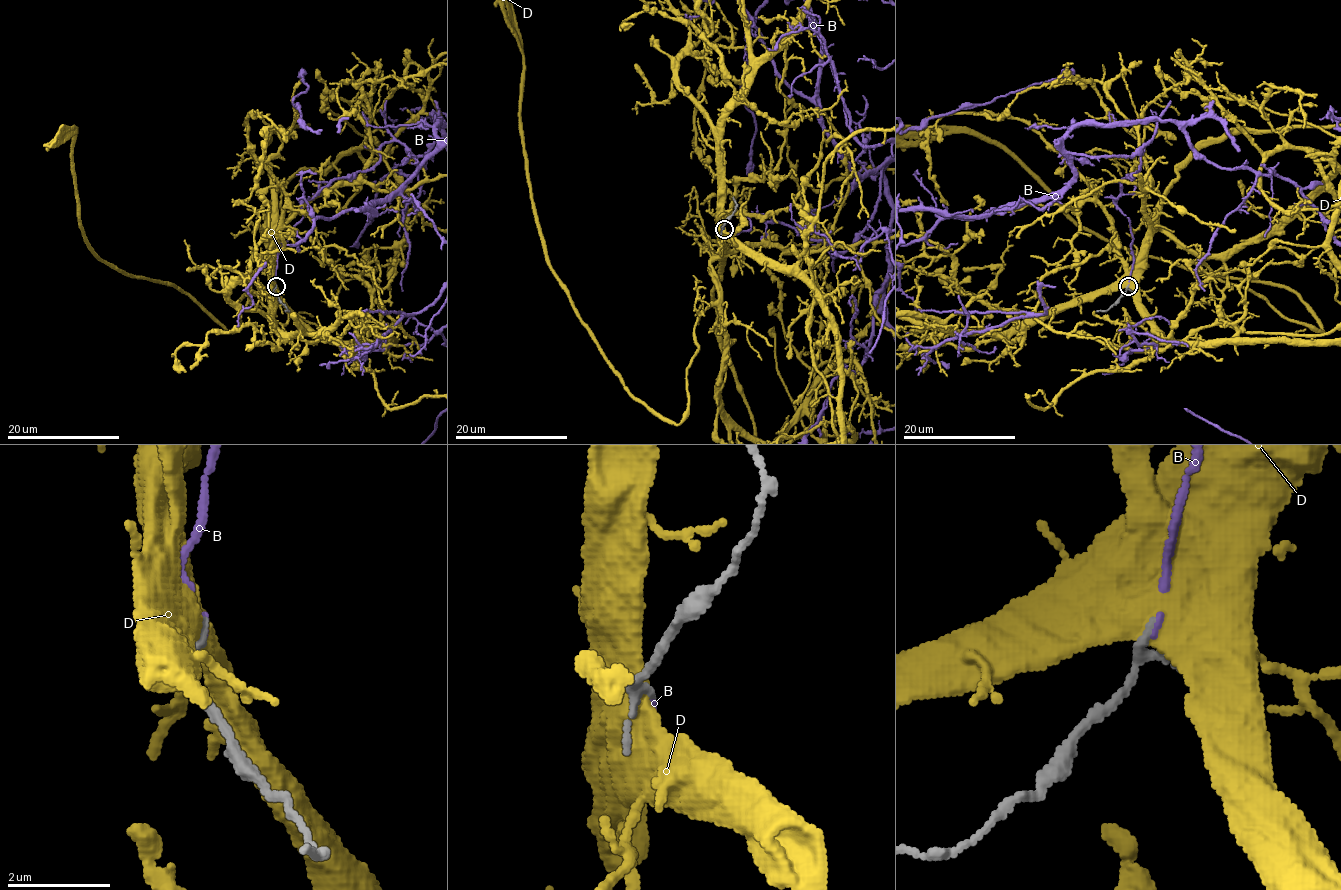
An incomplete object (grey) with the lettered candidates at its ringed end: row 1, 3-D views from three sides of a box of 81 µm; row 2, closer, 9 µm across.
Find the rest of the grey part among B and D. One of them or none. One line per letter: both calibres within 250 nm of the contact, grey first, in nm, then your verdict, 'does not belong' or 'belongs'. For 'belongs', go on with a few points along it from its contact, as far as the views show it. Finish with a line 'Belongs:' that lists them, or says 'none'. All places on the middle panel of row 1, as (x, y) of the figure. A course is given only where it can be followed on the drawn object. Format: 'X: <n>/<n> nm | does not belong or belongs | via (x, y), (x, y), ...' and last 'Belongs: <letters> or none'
B: 140/70 nm | belongs
D: 150/700 nm | does not belong
Belongs: B

